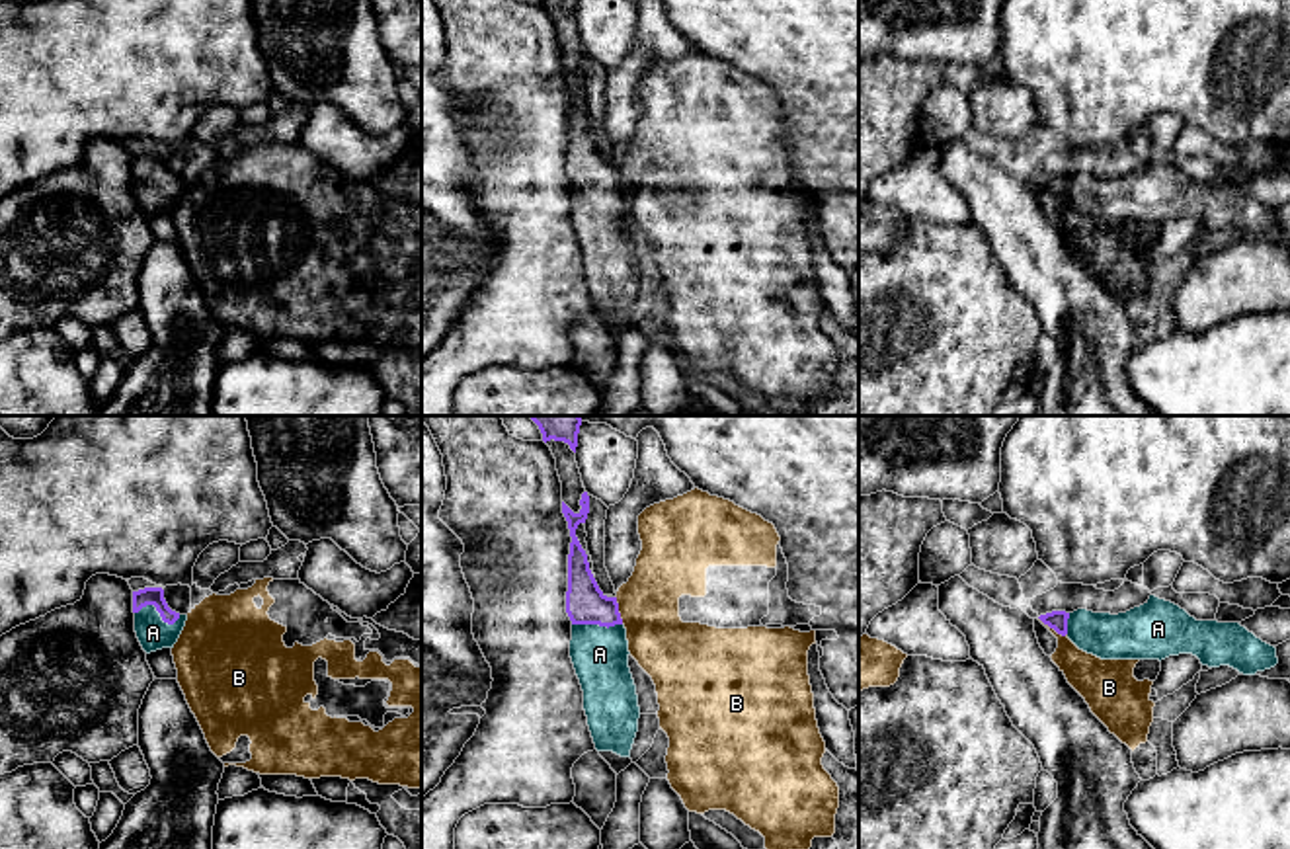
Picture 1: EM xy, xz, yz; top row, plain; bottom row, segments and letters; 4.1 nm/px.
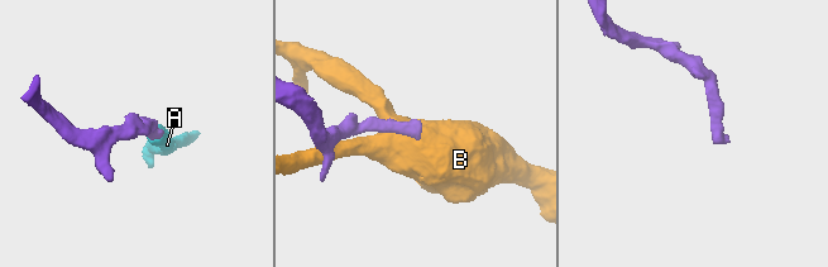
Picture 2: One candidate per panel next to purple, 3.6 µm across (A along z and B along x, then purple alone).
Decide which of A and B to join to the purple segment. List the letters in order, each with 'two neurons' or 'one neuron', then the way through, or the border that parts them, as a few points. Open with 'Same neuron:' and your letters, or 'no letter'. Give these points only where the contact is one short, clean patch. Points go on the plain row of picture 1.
Same neuron: A
A: one neuron; runs through xy (149, 159), (149, 164), (159, 174), (153, 196)
B: two neurons

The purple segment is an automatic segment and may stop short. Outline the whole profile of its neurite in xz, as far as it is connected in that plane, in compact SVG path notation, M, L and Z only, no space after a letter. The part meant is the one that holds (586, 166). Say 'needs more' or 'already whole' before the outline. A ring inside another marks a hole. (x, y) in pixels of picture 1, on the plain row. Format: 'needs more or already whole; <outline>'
needs more; M589 59L574 76L562 64L570 92L566 176L572 183L570 221L584 254L584 273L597 314L630 320L638 295L638 258L628 230L628 203L617 160L607 160L587 125L576 92L585 86Z

